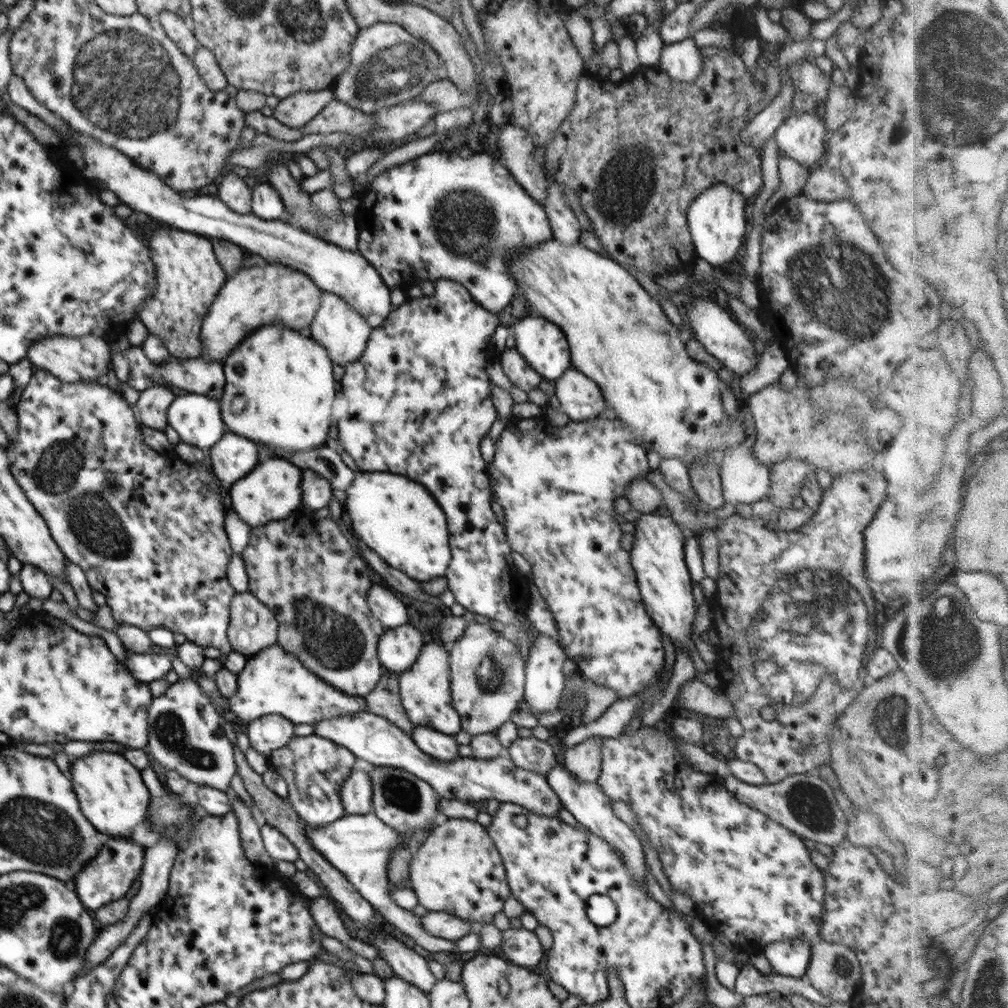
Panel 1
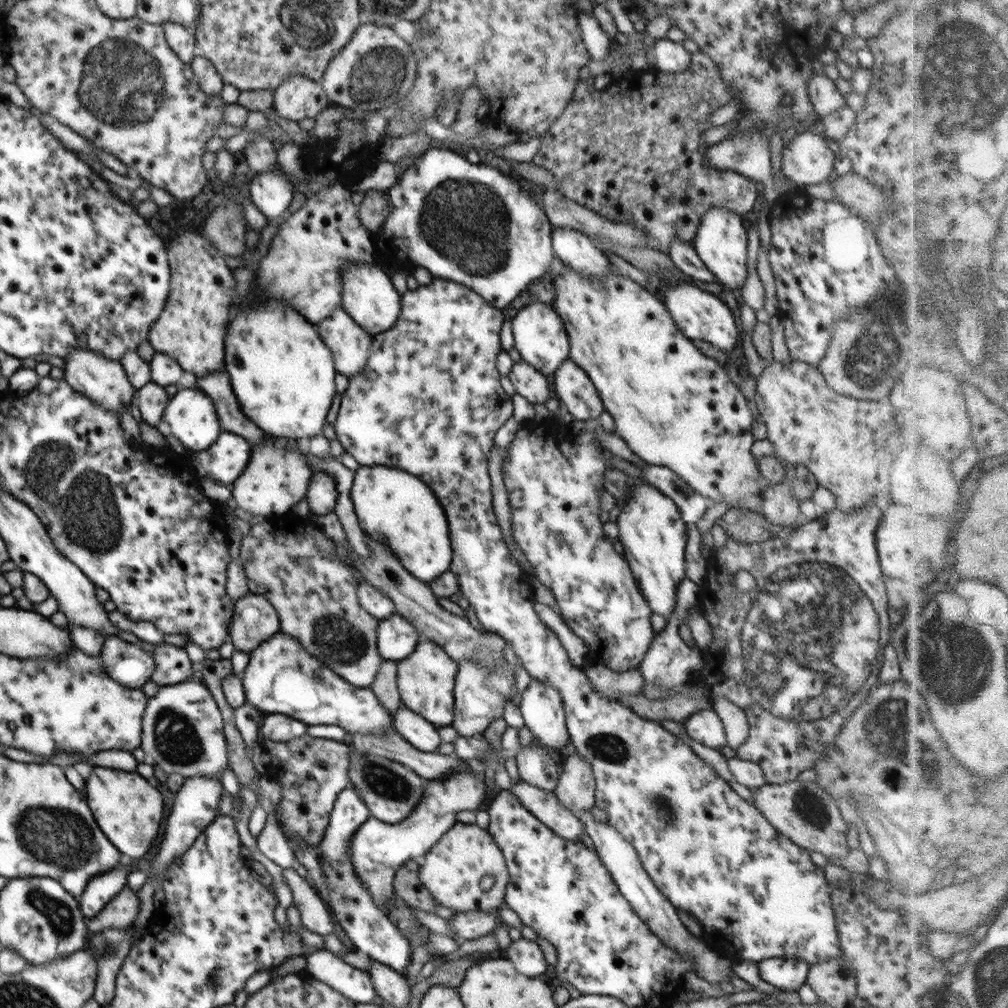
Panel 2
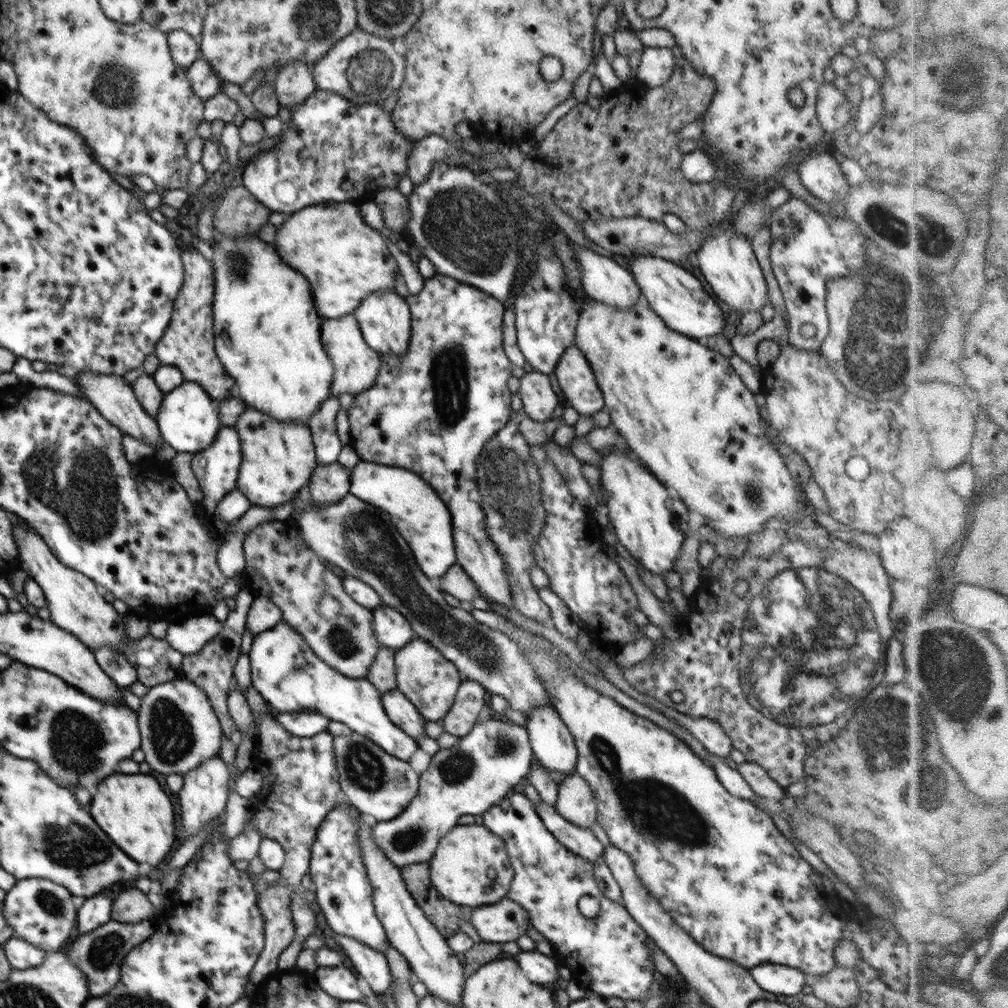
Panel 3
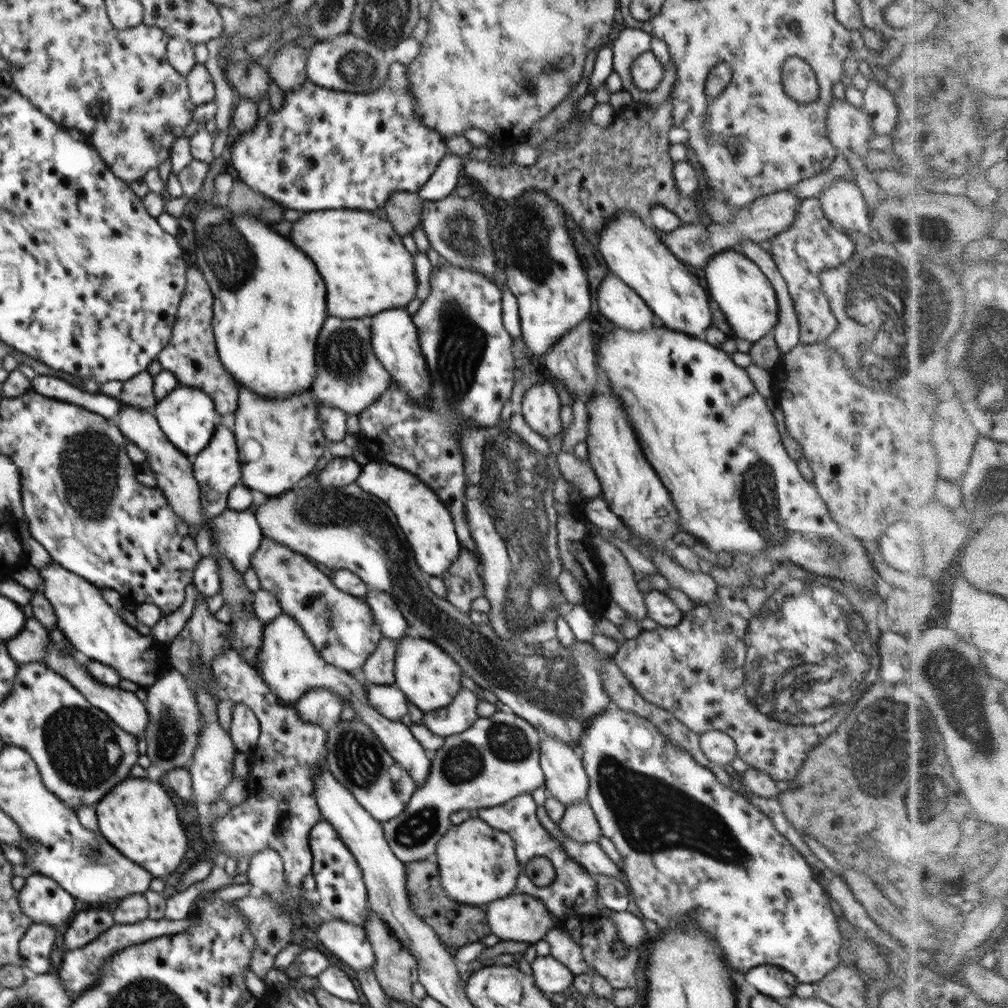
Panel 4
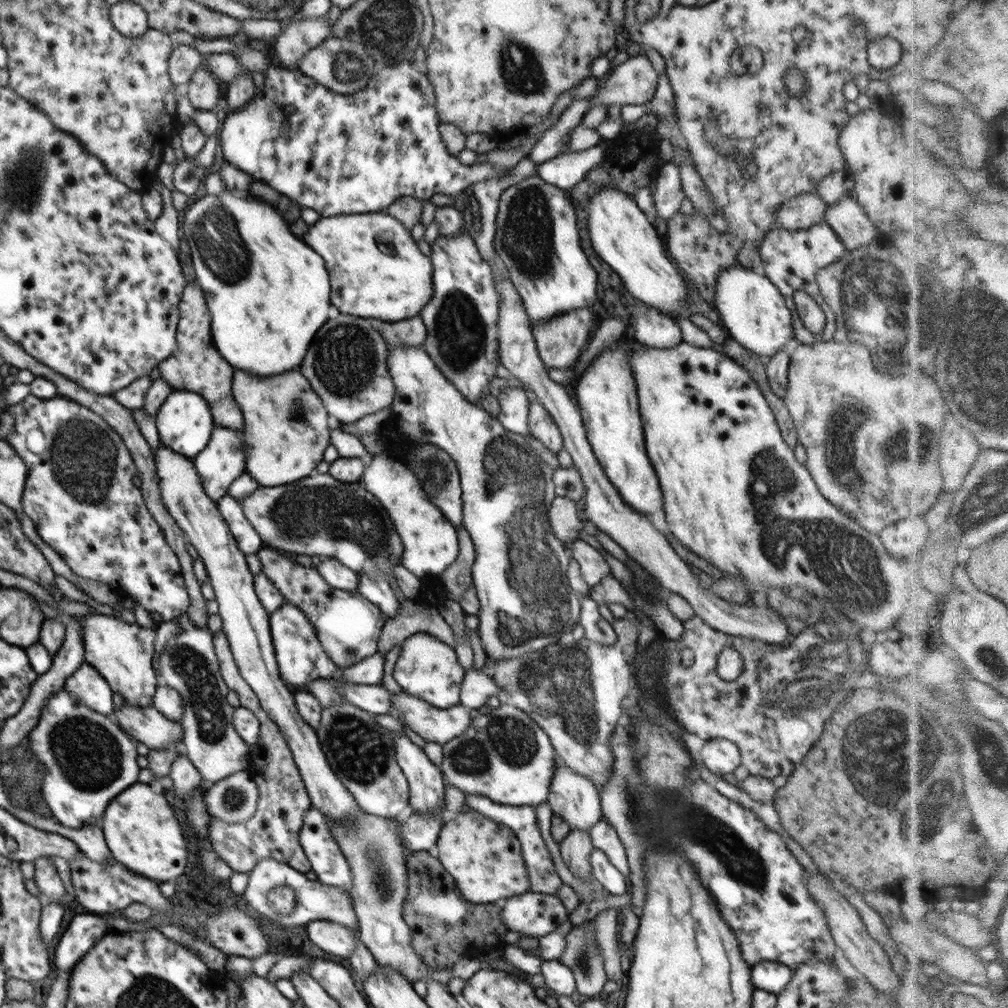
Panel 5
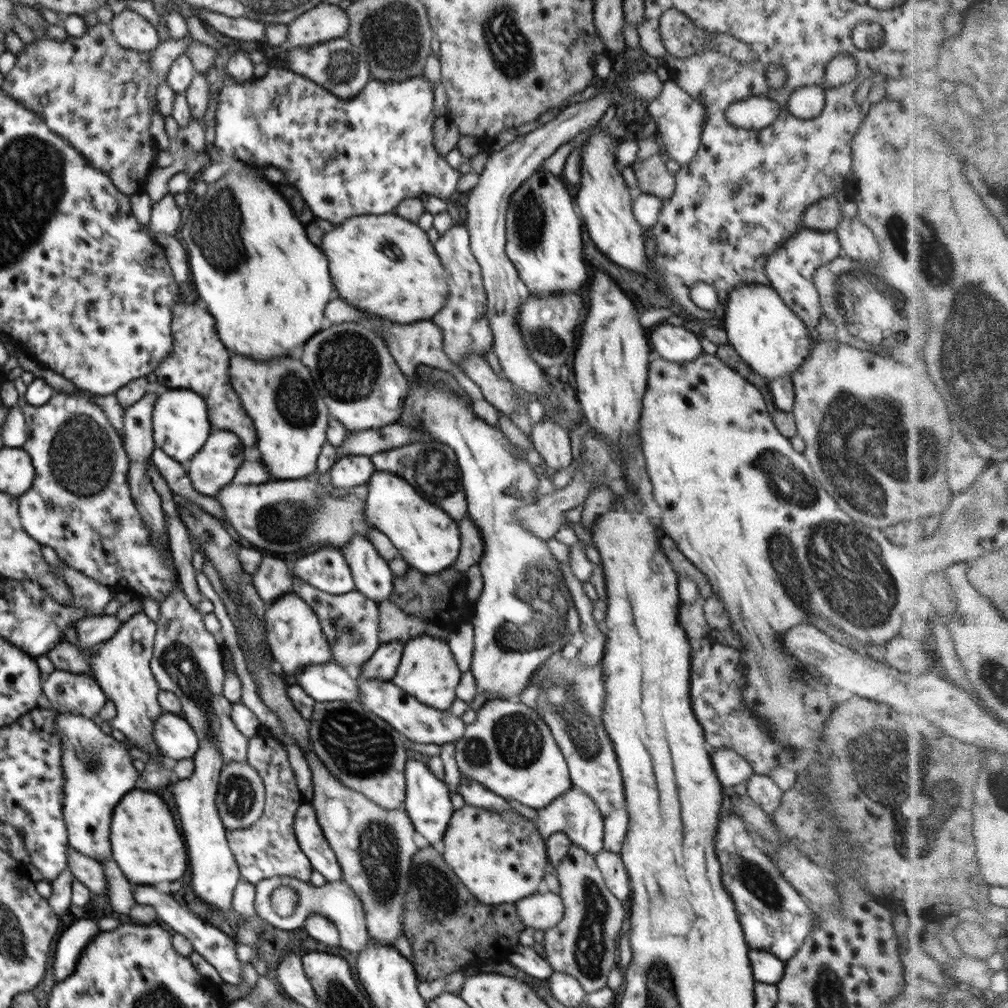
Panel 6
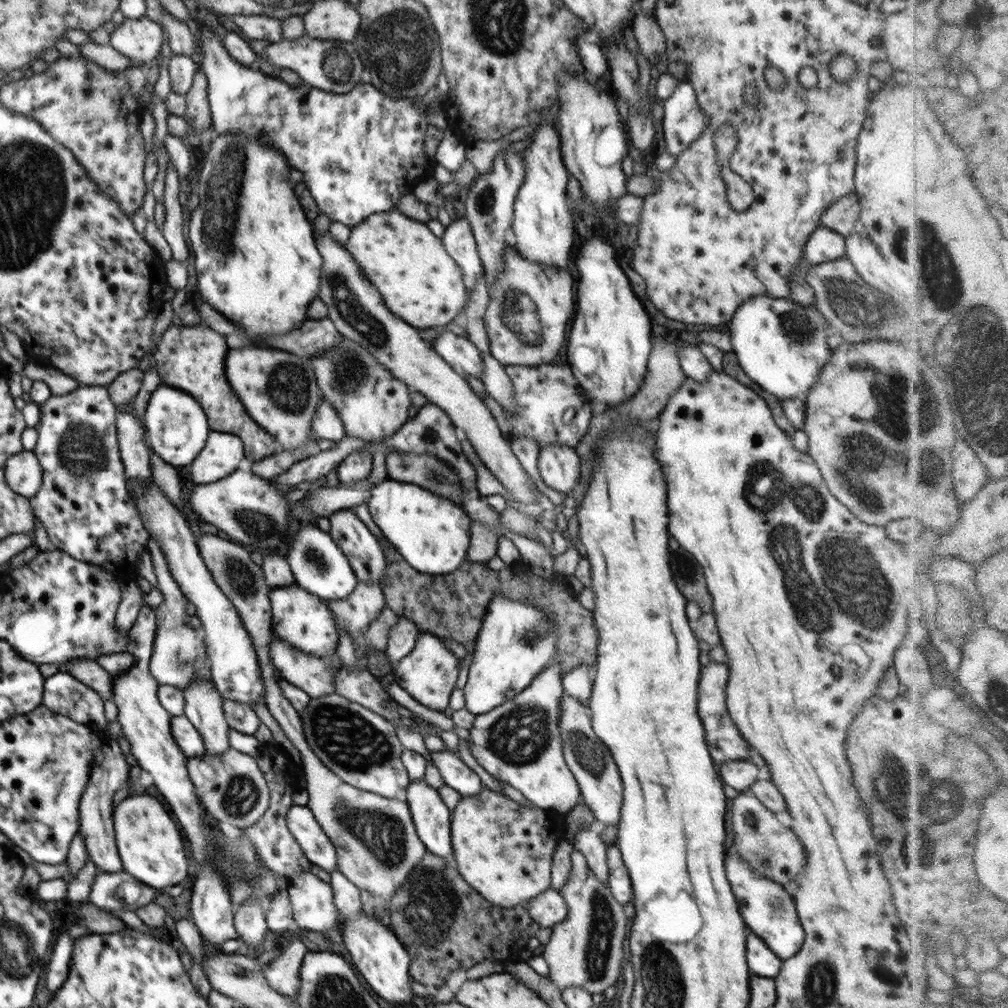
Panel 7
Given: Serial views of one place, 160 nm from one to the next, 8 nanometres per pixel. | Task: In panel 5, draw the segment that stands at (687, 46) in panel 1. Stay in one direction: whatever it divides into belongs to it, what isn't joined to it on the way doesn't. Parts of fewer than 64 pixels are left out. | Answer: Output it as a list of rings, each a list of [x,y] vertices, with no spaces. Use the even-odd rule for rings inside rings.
[[[639,54],[621,63],[604,79],[602,86],[593,97],[588,98],[591,106],[595,104],[644,104],[654,95],[659,81],[659,73],[650,59]]]

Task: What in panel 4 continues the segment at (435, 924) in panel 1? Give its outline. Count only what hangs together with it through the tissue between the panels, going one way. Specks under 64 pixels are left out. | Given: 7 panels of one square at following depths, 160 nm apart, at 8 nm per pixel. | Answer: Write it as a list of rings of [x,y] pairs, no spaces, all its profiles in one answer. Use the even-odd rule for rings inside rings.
[[[513,892],[513,894],[505,896],[503,899],[489,903],[484,908],[490,934],[495,934],[502,941],[535,943],[540,939],[544,939],[548,934],[548,930],[553,928],[552,914],[549,913],[549,910],[544,903],[541,903],[540,899],[532,895]]]

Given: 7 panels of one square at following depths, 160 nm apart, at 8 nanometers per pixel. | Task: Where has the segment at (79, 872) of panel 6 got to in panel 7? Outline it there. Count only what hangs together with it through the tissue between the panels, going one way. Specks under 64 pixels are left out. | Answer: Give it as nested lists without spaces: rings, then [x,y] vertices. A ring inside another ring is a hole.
[[[97,869],[97,875],[92,883],[88,902],[109,912],[114,910],[135,910],[157,901],[158,891],[155,888],[146,886],[146,884],[142,884],[140,880],[136,880],[136,878],[130,876],[124,870],[110,874],[109,872],[102,872],[101,869]]]

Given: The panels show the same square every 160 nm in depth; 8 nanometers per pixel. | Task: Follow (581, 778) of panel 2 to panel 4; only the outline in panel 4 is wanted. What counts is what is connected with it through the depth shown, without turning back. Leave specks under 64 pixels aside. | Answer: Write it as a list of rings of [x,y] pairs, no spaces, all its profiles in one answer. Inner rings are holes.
[[[586,798],[574,804],[566,804],[558,825],[565,836],[580,844],[597,842],[601,835],[596,815]]]

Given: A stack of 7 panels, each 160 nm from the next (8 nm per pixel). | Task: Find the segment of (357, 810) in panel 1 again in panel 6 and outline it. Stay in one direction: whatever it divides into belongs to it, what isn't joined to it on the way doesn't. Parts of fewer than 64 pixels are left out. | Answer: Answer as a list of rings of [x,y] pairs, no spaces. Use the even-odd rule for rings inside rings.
[[[304,801],[298,807],[293,827],[299,848],[309,858],[313,870],[323,874],[328,883],[342,879],[341,866],[326,841],[310,802]]]

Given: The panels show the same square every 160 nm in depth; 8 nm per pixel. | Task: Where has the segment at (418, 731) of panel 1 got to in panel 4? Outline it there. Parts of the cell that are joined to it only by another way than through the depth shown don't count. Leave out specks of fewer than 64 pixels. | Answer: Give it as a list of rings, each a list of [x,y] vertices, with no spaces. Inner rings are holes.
[[[366,682],[366,696],[370,705],[382,716],[400,722],[408,714],[408,701],[405,694],[395,685],[381,685]]]

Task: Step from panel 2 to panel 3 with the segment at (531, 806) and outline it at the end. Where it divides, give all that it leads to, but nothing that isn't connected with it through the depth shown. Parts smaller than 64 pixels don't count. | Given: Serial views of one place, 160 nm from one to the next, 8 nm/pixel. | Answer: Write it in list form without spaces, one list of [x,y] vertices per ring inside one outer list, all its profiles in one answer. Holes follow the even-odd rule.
[[[542,800],[535,809],[544,826],[568,851],[590,861],[603,857],[604,846],[591,829],[580,828],[568,822],[561,814],[558,814],[554,806]]]

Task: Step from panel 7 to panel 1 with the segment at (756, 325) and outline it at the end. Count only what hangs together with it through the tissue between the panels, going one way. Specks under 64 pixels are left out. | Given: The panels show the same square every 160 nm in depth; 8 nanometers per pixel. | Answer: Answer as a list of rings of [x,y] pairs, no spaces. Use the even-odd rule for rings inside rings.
[[[719,182],[706,188],[691,202],[687,212],[688,228],[699,258],[713,267],[734,262],[736,254],[746,244],[746,198],[731,185]]]

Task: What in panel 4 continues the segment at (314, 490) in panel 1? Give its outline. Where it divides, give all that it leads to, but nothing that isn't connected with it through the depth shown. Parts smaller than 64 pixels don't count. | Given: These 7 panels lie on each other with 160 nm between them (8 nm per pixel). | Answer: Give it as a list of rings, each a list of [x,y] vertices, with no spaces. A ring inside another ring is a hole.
[[[351,457],[330,458],[329,463],[322,469],[316,482],[321,487],[343,487],[356,483],[361,473],[361,464]]]

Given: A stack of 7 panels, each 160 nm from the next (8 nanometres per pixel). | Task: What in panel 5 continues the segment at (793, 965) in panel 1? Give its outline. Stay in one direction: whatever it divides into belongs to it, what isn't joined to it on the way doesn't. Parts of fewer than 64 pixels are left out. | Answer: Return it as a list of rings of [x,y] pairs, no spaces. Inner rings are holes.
[[[761,960],[751,966],[751,984],[754,990],[764,990],[774,995],[780,994],[793,975],[793,969],[785,964]]]

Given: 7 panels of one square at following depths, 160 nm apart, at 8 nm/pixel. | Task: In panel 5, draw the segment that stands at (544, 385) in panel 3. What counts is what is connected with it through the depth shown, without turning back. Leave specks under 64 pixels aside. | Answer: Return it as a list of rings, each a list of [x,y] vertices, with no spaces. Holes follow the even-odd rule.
[[[539,401],[529,403],[529,429],[530,435],[548,450],[558,453],[563,448],[563,438],[557,424]]]

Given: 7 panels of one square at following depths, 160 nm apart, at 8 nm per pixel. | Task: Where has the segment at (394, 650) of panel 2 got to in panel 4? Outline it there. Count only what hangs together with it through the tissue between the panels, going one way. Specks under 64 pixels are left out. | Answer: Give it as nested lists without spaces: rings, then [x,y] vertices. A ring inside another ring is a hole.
[[[369,588],[364,599],[370,605],[376,624],[380,627],[383,636],[397,642],[400,641],[400,637],[406,634],[407,620],[399,609],[396,599],[387,592],[372,588]]]

